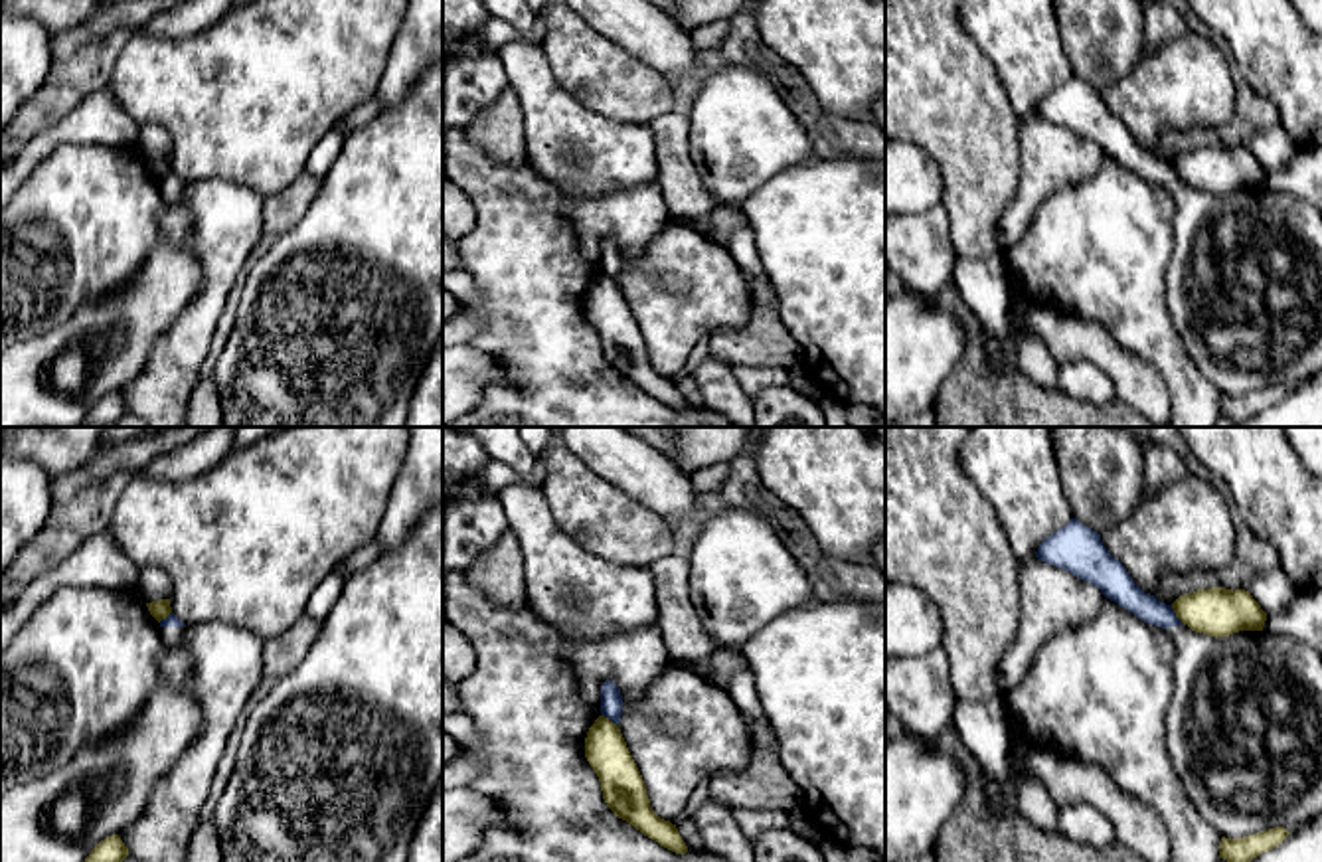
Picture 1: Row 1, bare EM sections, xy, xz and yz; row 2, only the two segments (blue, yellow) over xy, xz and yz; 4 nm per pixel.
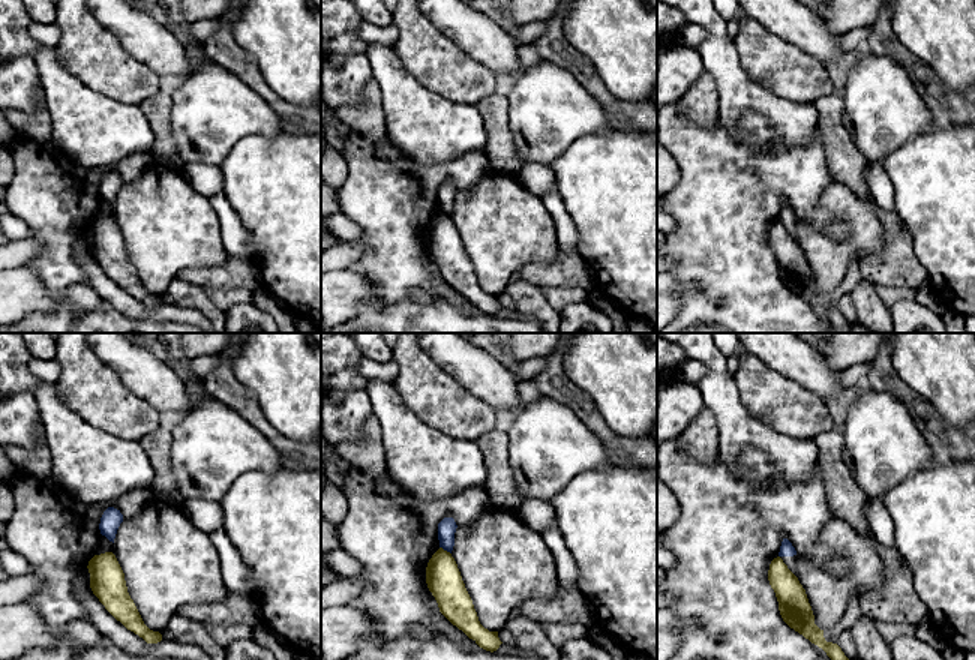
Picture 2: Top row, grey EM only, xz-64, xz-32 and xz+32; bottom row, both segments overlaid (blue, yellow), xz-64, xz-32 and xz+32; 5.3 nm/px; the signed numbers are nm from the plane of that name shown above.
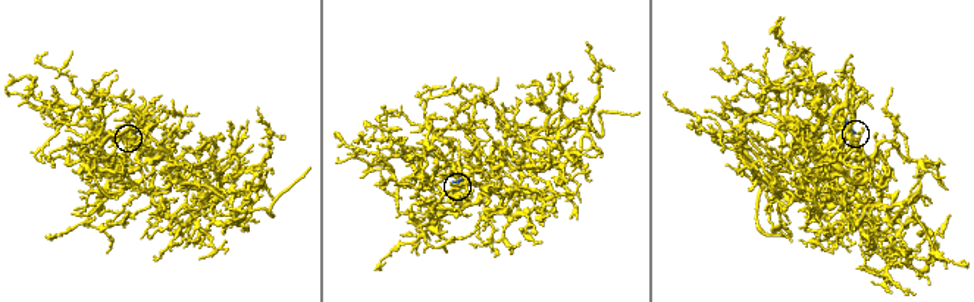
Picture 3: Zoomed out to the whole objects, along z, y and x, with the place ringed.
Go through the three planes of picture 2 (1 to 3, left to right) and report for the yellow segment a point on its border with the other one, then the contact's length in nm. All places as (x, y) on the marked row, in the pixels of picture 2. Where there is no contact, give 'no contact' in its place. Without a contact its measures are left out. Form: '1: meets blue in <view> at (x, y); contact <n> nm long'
1: no contact
2: meets blue in xz-32 at (446, 549); contact 80 nm long
3: no contact

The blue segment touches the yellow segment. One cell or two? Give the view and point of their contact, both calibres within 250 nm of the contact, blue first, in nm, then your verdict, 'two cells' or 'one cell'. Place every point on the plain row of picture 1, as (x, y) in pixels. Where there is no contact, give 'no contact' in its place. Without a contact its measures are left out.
xz (609, 275) | 100/170 nm | two cells

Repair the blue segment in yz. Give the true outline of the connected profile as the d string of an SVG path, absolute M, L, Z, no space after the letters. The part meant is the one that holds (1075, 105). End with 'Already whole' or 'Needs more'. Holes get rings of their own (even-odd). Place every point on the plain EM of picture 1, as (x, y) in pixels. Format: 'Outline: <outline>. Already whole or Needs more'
Outline: M1077 75L1047 93L1035 115L1093 140L1107 156L1172 192L1176 212L1174 251L1166 267L1168 308L1190 360L1221 393L1243 395L1275 384L1290 389L1322 372L1322 214L1314 206L1265 188L1239 188L1217 196L1192 188L1172 162L1144 150L1103 103L1101 91Z. Needs more

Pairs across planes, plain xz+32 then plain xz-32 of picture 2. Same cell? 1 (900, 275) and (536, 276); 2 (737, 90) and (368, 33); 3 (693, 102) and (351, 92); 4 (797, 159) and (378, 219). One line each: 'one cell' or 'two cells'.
1: one cell
2: two cells
3: two cells
4: one cell

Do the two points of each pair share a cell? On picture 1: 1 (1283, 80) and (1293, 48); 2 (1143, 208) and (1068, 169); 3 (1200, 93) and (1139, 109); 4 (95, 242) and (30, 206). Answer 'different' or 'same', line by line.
1: same
2: different
3: same
4: same

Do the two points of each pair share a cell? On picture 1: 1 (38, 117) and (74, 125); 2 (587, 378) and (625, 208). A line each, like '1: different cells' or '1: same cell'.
1: different cells
2: same cell

